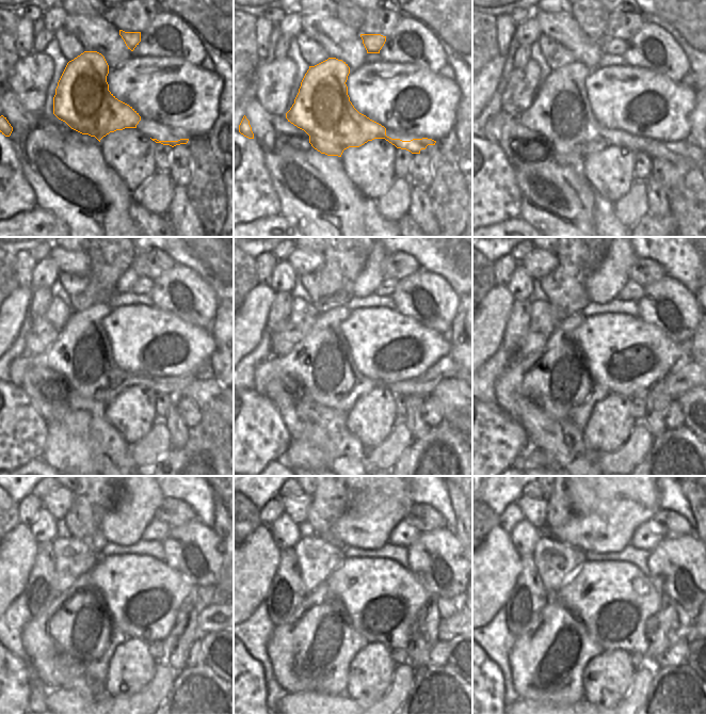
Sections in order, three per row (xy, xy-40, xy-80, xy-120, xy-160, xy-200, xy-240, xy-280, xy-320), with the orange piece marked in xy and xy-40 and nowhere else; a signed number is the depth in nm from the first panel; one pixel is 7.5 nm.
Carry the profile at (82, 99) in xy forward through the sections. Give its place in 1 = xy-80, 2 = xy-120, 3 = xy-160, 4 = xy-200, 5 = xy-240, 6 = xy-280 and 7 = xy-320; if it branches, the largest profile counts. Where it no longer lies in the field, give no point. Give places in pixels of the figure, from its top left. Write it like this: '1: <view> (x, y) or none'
1: xy-80 (561, 112)
2: xy-120 (82, 353)
3: xy-160 (321, 361)
4: xy-200 (557, 379)
5: xy-240 (83, 632)
6: xy-280 (313, 654)
7: xy-320 (547, 665)

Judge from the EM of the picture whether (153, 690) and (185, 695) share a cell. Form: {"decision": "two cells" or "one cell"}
{"decision": "two cells"}

